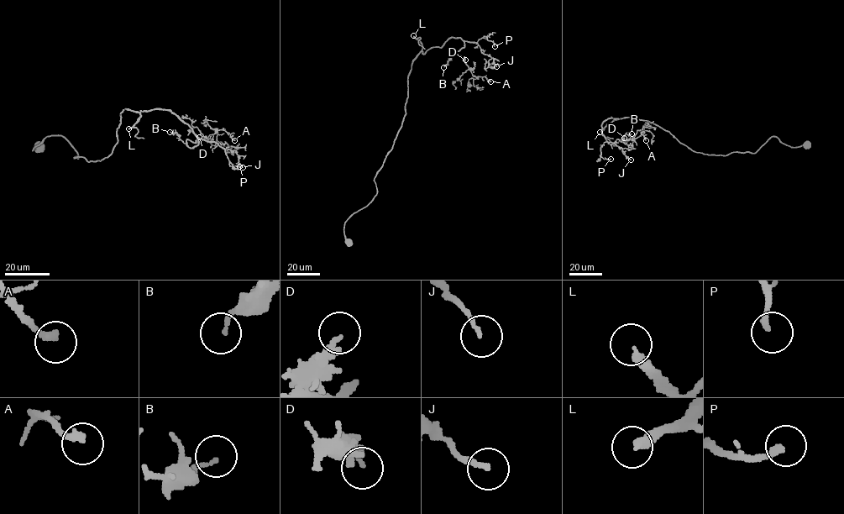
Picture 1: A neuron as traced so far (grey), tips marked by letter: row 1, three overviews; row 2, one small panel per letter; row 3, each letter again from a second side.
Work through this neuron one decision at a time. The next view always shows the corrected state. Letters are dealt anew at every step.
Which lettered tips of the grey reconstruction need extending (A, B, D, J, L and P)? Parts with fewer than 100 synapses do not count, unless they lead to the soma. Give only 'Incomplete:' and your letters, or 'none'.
Incomplete: L, P

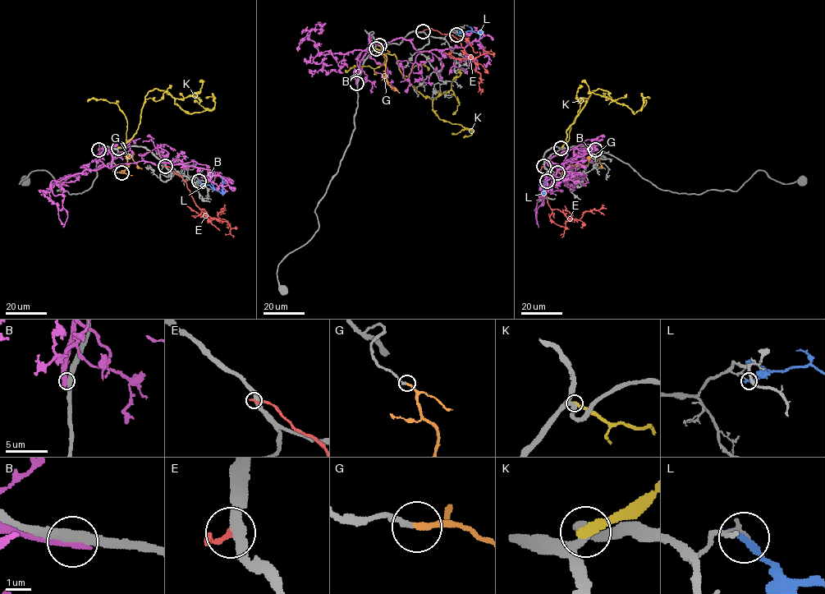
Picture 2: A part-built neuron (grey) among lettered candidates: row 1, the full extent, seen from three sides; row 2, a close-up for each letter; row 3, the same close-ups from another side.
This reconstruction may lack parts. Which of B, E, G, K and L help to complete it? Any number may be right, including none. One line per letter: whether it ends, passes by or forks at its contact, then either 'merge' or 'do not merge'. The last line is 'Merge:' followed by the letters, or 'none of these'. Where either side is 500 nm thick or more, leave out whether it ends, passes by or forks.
B: it ends | do not merge
E: it ends | do not merge
G: it ends | merge
K: it ends | do not merge
L: it ends | do not merge
Merge: G

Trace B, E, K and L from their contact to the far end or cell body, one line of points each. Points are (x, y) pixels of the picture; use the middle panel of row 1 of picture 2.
B: (357, 82), (369, 35), (378, 44), (402, 38), (419, 51), (429, 51), (465, 48), (485, 34), (471, 34)
E: (423, 31), (431, 28), (453, 35), (460, 42), (464, 52), (474, 60), (475, 71), (480, 74), (480, 94)
K: (376, 48), (395, 55), (402, 75), (424, 96), (432, 100), (433, 111), (440, 119), (473, 131), (463, 137)
L: (456, 34), (470, 30), (480, 32), (479, 38)

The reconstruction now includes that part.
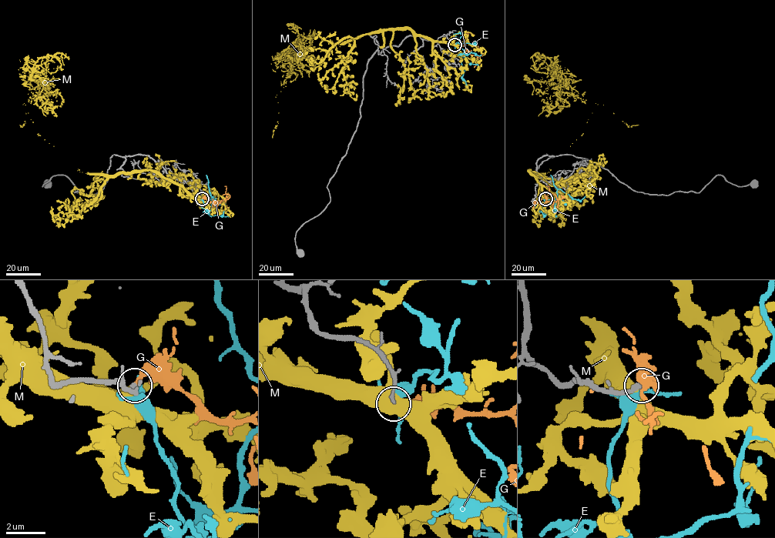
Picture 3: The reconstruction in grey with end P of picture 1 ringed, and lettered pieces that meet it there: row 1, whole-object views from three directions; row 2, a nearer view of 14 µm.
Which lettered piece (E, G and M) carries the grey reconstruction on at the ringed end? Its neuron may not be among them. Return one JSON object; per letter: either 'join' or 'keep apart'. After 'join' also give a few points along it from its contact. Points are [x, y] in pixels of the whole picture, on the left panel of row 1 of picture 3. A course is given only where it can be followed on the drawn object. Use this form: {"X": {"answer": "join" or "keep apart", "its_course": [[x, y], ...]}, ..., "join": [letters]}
{"E": {"answer": "keep apart"}, "G": {"answer": "join", "its_course": [[202, 198], [216, 204], [217, 201], [226, 199], [230, 195], [226, 193], [224, 186]]}, "M": {"answer": "keep apart"}, "join": ["G"]}

